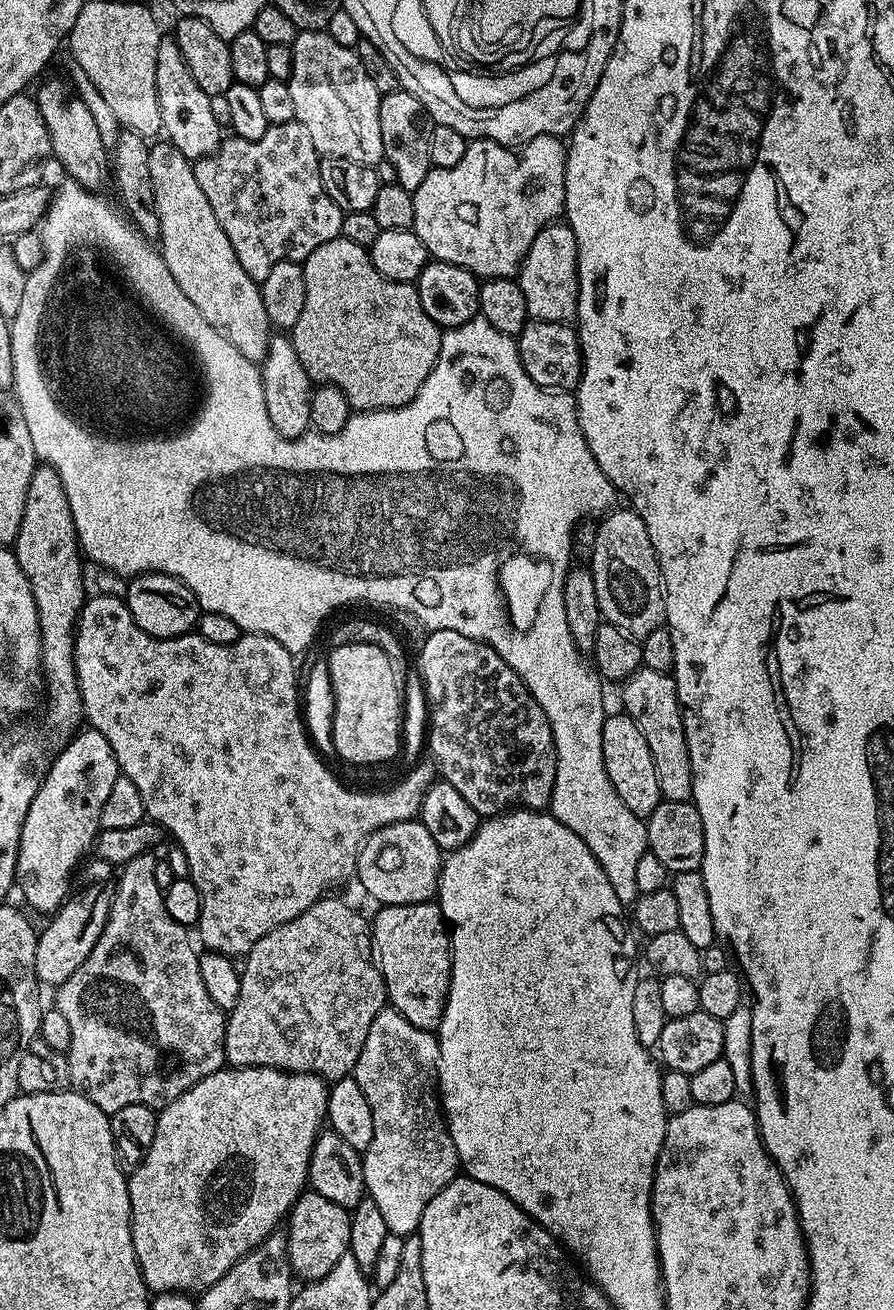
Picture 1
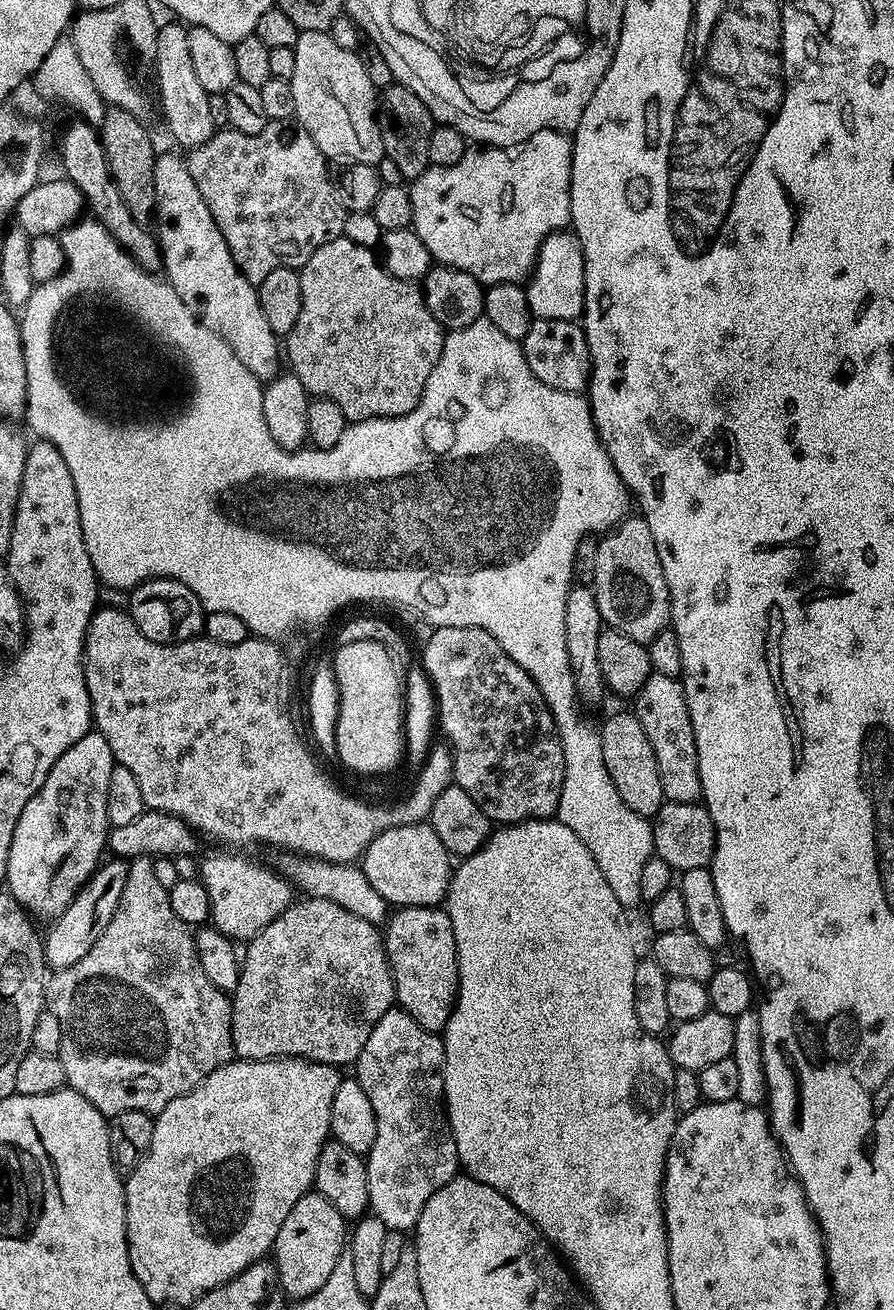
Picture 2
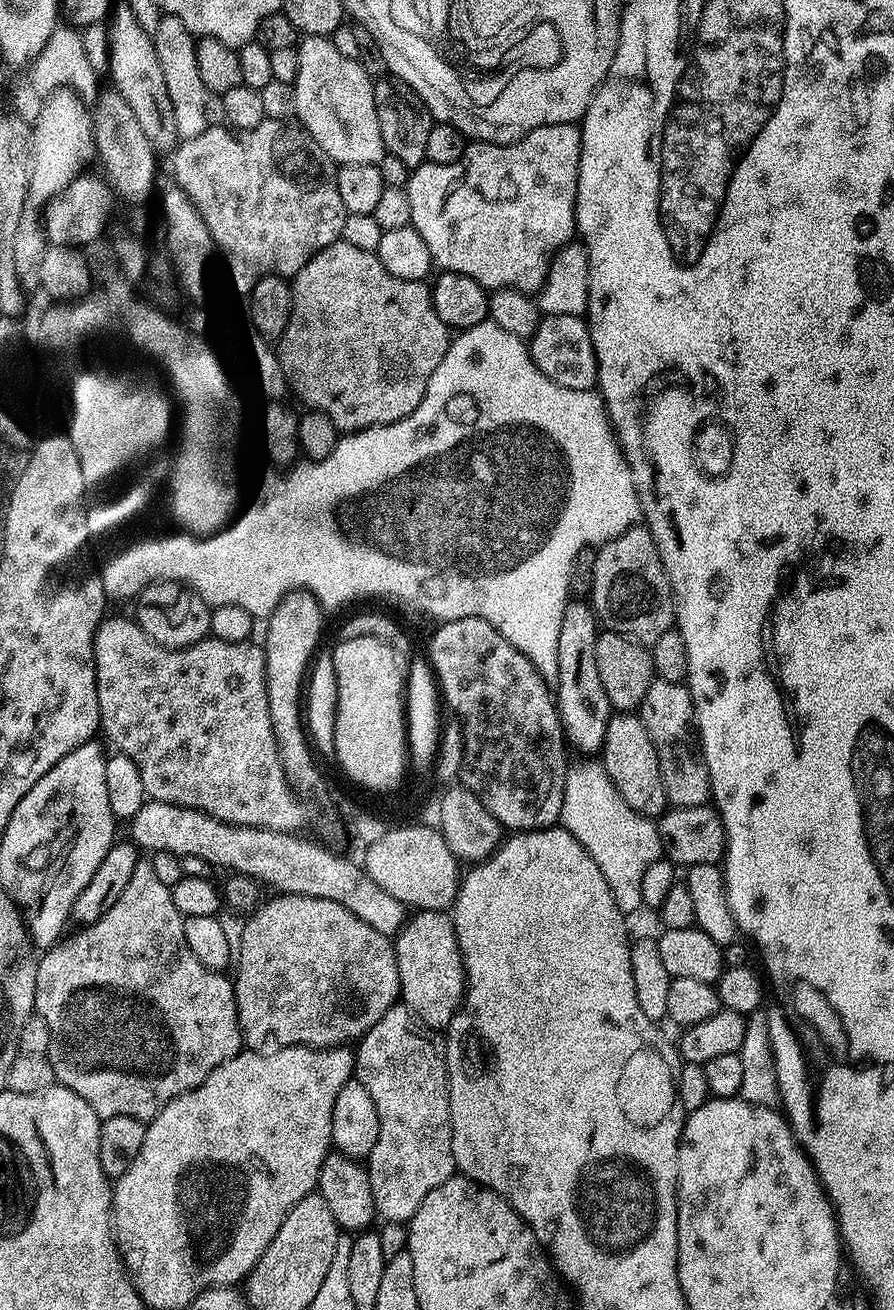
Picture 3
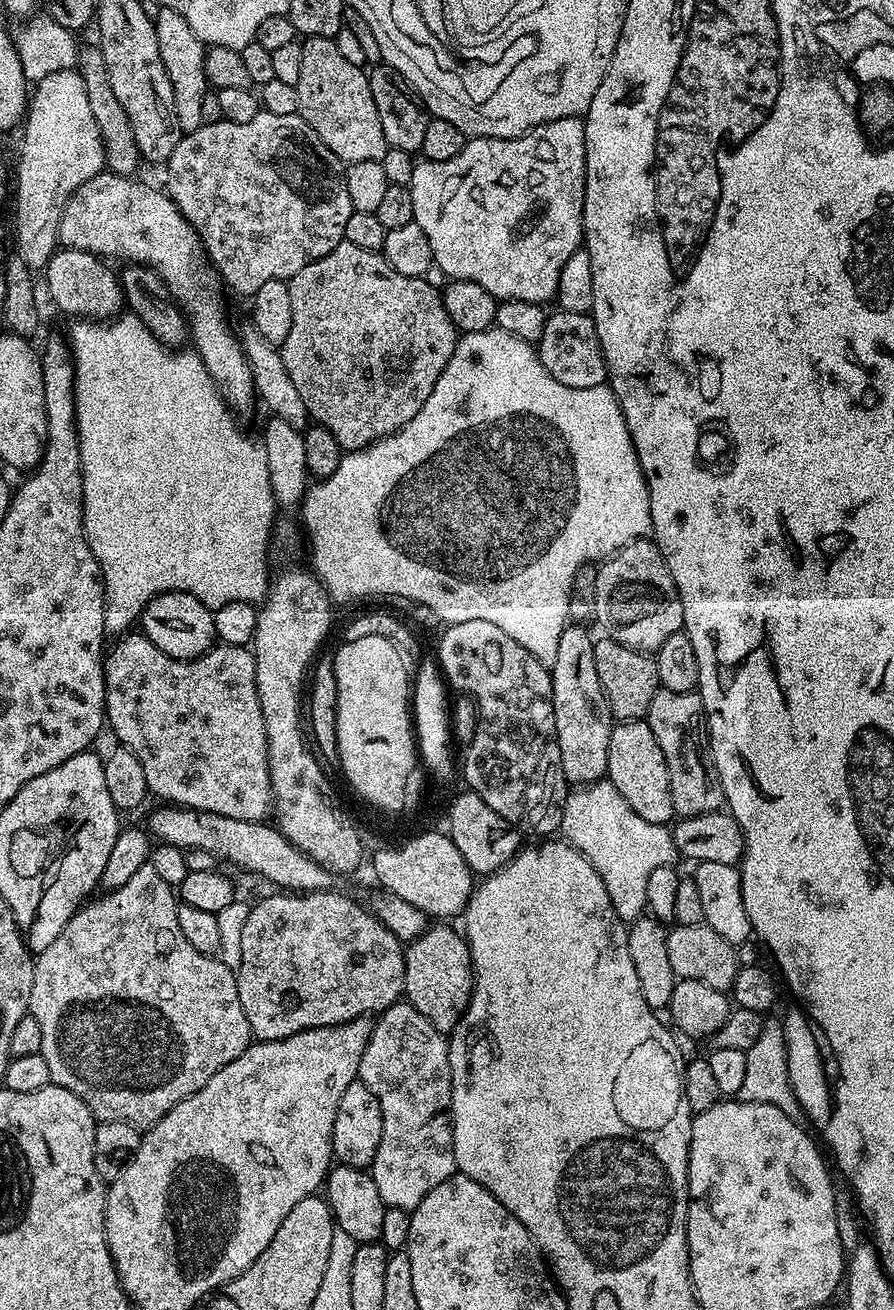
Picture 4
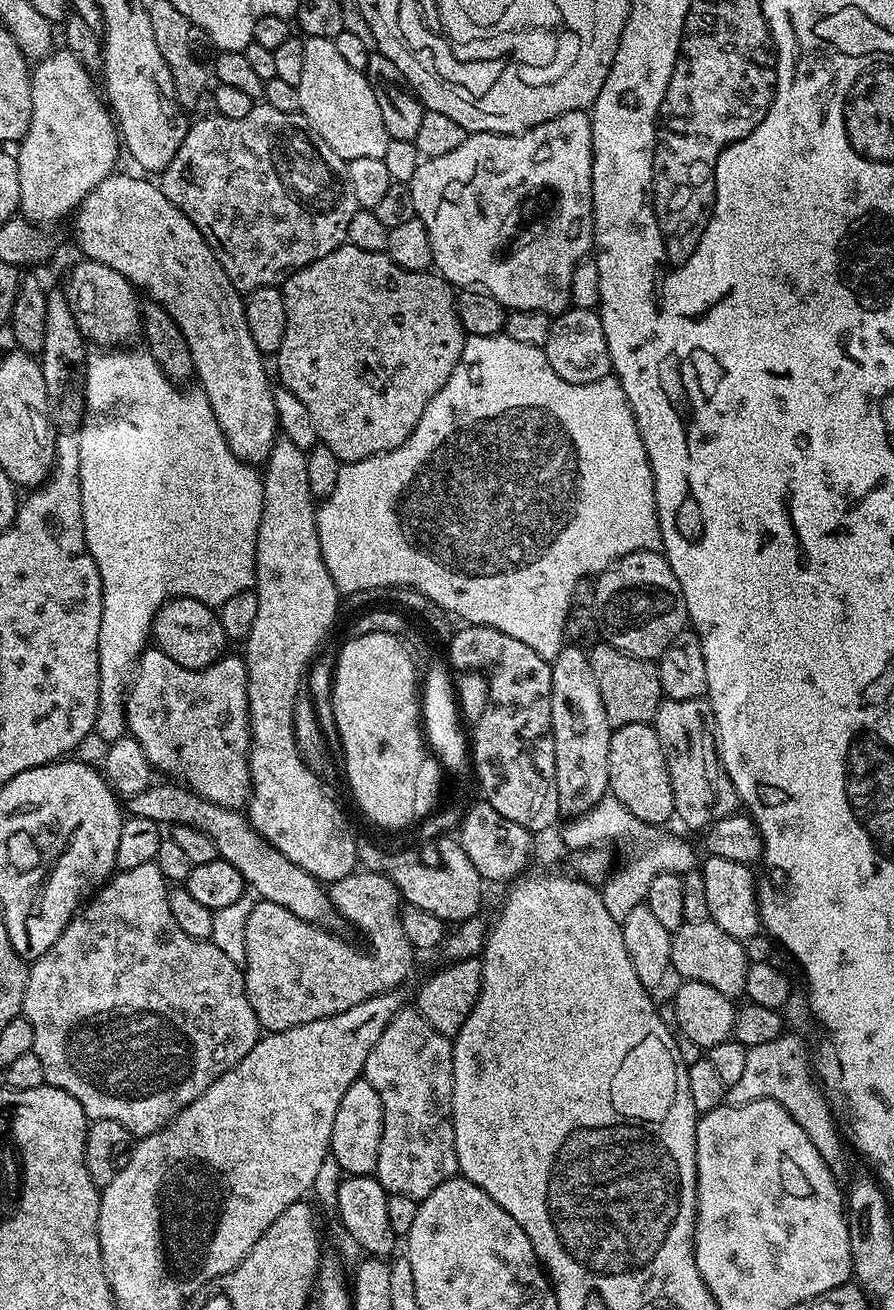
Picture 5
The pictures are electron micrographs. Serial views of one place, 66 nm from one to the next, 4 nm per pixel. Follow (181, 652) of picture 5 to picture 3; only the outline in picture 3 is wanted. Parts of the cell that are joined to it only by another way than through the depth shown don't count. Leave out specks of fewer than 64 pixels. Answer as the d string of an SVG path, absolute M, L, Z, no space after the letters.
M167 582L151 584L142 589L140 595L135 597L135 604L134 619L136 623L149 638L164 648L189 648L209 639L212 631L210 605L191 588Z

